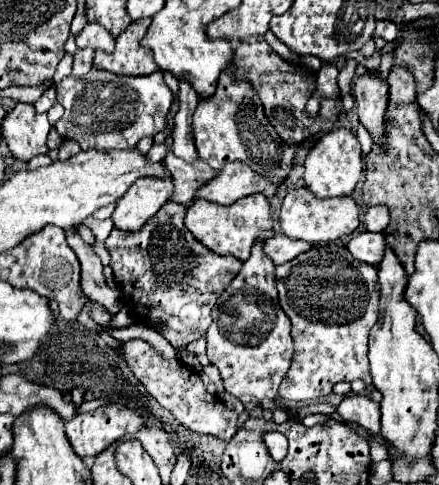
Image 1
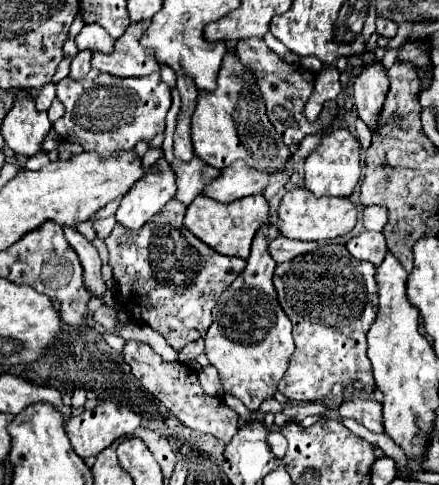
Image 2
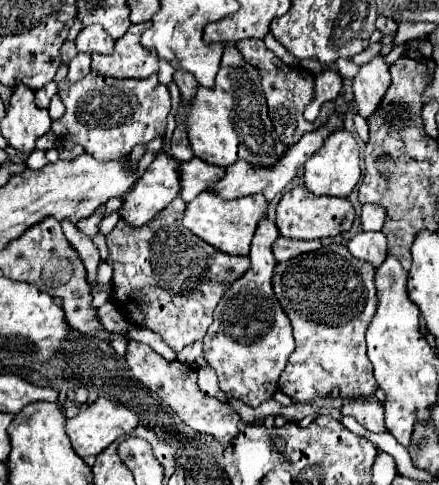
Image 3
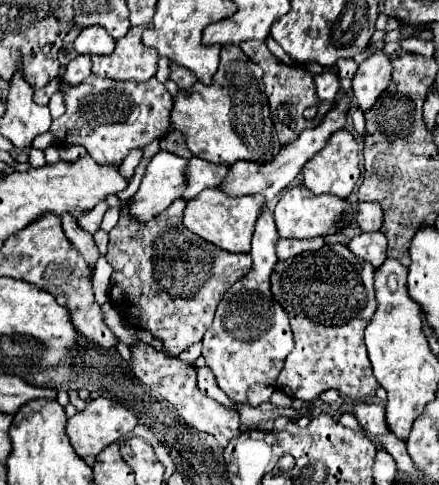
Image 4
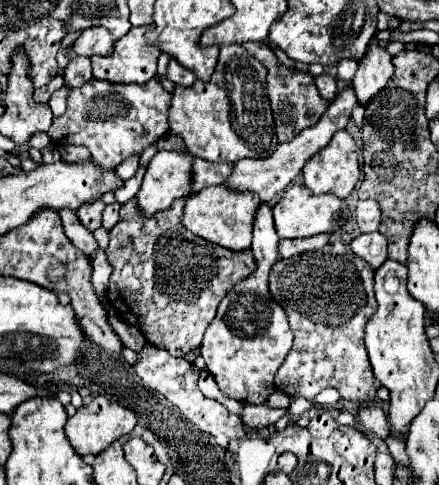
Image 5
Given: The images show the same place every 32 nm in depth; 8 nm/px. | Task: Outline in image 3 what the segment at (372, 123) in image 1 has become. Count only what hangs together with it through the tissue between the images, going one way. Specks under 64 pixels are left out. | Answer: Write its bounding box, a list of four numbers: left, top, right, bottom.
[354,56,390,120]

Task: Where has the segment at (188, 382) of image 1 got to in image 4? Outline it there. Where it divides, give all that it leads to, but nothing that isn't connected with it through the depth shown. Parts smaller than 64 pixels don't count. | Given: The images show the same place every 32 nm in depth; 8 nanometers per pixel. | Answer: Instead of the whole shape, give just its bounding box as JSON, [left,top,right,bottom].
[130,342,240,446]

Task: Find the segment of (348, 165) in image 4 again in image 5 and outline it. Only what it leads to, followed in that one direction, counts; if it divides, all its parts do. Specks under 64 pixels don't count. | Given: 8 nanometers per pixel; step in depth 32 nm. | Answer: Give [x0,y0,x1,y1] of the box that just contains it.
[302,130,360,198]

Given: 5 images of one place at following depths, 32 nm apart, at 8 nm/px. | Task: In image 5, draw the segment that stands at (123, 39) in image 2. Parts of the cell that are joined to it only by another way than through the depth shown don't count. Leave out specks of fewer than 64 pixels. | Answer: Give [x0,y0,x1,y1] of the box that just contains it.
[92,28,160,84]

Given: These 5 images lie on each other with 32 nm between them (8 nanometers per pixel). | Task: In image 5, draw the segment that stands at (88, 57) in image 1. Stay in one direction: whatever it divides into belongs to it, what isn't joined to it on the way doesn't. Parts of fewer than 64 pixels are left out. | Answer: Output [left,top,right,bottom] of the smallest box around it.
[64,56,92,88]

